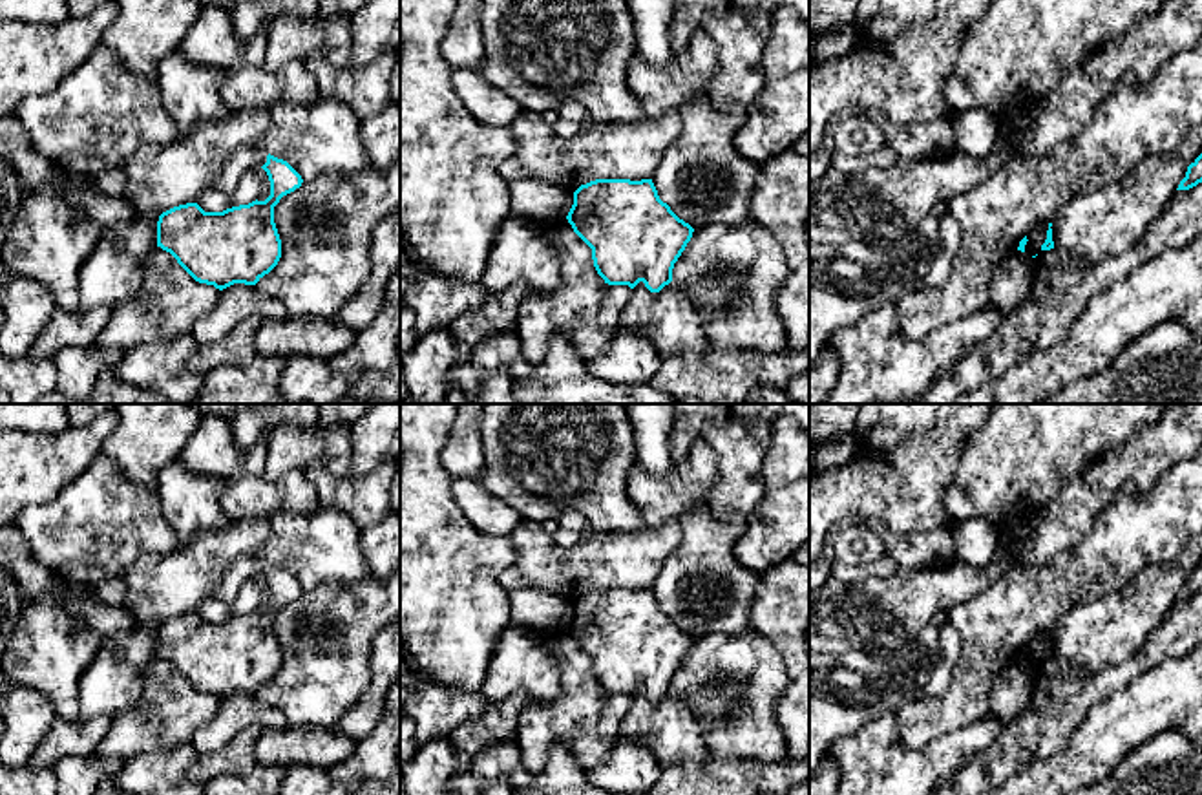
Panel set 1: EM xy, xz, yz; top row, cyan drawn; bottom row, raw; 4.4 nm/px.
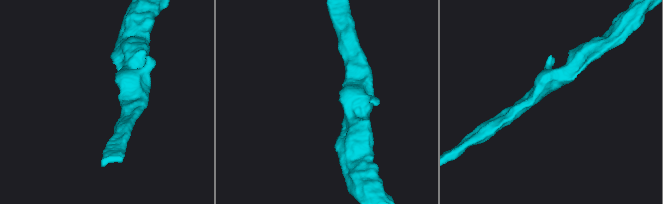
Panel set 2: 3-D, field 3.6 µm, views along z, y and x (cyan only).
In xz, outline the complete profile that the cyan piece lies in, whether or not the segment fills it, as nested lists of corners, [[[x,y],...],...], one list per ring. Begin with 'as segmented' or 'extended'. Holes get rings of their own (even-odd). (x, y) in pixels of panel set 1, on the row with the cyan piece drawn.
as segmented | [[[596,179],[574,192],[566,216],[574,232],[592,249],[597,274],[608,285],[639,281],[659,292],[694,228],[658,196],[652,179]]]

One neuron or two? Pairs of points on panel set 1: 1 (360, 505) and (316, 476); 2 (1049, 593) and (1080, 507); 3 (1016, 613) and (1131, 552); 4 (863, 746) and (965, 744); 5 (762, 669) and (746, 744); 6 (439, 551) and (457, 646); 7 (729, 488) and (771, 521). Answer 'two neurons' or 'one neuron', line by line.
1: one neuron
2: two neurons
3: one neuron
4: one neuron
5: one neuron
6: one neuron
7: two neurons

